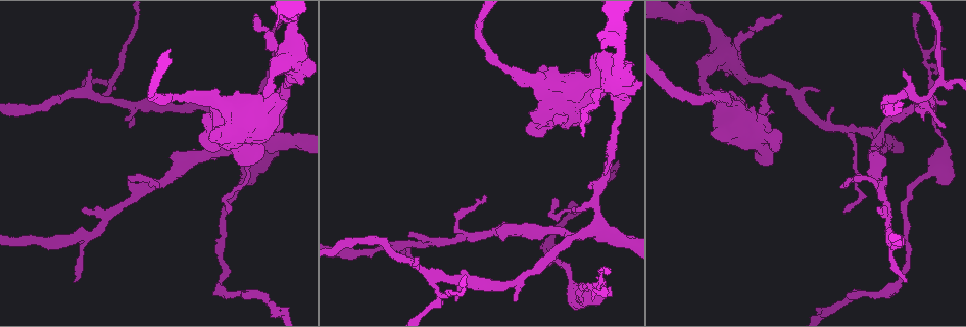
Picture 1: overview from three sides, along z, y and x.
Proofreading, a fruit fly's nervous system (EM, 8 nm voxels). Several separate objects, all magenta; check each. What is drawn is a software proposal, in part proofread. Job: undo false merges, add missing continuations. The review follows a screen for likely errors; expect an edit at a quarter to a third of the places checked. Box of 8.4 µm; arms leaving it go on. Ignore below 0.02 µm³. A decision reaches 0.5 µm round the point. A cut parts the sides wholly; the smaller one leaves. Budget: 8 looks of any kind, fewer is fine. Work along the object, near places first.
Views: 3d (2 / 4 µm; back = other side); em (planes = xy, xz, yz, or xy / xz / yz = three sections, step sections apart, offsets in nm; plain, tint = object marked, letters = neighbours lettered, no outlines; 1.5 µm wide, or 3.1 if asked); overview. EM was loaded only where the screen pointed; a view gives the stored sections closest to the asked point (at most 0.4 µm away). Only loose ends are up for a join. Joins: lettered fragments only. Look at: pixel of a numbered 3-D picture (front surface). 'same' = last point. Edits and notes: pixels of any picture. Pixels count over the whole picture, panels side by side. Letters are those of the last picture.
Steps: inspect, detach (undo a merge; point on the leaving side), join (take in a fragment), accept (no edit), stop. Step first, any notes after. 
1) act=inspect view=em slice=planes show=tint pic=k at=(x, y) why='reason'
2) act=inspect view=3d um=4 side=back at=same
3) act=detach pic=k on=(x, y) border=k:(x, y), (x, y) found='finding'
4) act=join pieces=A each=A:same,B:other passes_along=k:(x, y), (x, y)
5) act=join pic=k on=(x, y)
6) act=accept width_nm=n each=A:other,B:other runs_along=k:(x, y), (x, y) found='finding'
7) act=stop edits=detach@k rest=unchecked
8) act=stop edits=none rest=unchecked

act=inspect view=3d um=2 pic=1 at=(610, 296) why='free end'

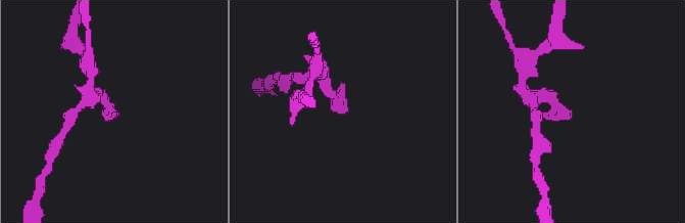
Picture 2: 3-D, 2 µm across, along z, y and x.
act=inspect view=em slice=planes show=letters pic=2 at=(106, 118) why='need the tissue'

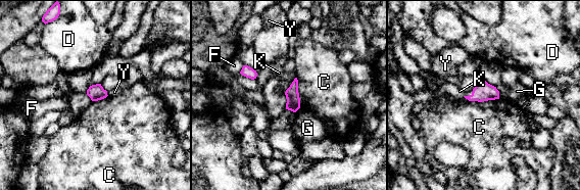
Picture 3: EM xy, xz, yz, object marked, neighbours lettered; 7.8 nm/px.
act=accept longest_contact=C:280nm each=C:other,D:other,F:other,G:other,K:other,Y:other found='no lettered fragment goes on from it'

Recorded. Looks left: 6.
act=inspect view=em slice=xz step=8 show=plain pic=1 at=(128, 126)

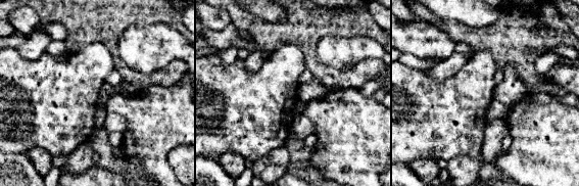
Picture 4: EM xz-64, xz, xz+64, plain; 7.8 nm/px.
act=inspect view=em slice=xz step=8 show=letters at=same why='what lies round it'

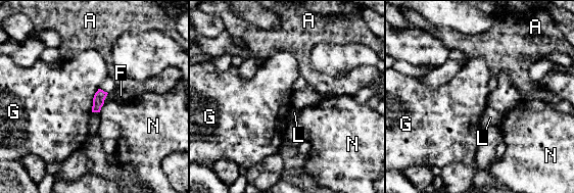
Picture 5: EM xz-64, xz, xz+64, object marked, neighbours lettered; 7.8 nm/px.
act=accept each=A:other,F:other,G:other,L:other,N:other border=5:(98, 88), (93, 98), (91, 111) found='none of them fits'

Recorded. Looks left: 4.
act=inspect view=3d um=4 pic=1 at=(849, 127) why='three arms meet'

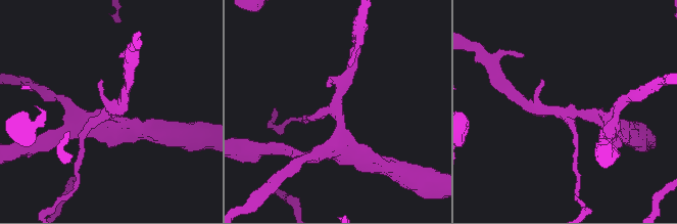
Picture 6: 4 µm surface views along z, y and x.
act=inspect view=em slice=yz step=4 show=tint pic=6 at=(564, 110)

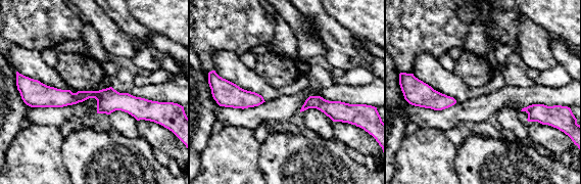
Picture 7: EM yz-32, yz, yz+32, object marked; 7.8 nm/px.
act=inspect view=em slice=planes show=letters at=same why='cut it another way'

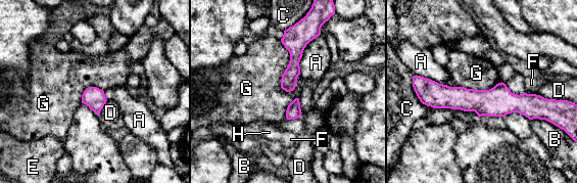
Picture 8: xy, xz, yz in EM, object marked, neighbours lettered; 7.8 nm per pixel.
act=accept width_nm=130 each=A:other,B:other,C:other,D:other,E:other,F:other,G:other,H:other border=8:(280, 40), (289, 92) found='all the same cell'

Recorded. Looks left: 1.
act=stop edits=none rest=unchecked

